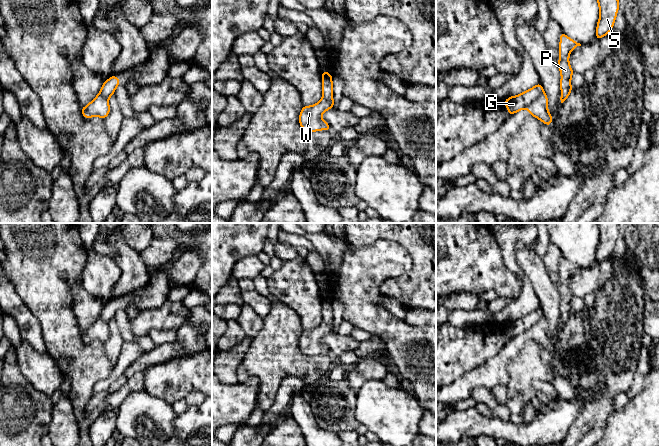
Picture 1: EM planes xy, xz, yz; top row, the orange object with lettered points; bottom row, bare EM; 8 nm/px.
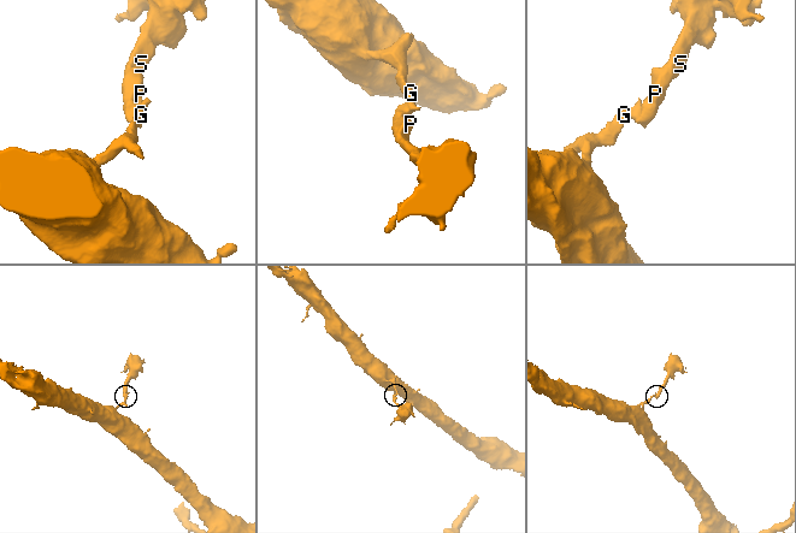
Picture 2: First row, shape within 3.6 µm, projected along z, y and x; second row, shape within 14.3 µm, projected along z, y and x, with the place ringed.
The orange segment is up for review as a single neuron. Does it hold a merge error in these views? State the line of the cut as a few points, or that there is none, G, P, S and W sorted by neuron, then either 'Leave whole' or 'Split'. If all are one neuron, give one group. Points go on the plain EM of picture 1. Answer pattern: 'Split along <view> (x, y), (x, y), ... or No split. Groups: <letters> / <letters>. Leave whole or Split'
Split along yz (543, 316), (526, 331). Groups: G / P S W. Split

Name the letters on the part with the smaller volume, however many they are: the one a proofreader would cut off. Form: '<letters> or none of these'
P, S, W

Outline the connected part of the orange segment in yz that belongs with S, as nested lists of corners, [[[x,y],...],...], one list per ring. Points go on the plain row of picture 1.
[[[597,223],[600,242],[596,252],[597,265],[612,254],[619,233],[618,223]]]

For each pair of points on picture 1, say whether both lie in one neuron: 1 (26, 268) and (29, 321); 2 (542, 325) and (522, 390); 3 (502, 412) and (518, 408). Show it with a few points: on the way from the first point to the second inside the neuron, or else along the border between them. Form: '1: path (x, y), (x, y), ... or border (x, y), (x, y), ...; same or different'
1: border (15, 288), (18, 296), (36, 318), (41, 328); different
2: border (540, 344), (529, 340), (518, 356); different
3: border (505, 405), (511, 413); different

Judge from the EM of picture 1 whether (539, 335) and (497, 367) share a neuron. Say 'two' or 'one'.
one

